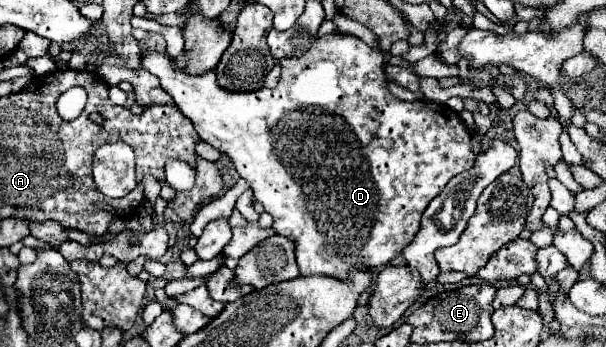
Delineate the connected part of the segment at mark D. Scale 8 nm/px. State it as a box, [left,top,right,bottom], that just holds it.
[141,32,477,280]

